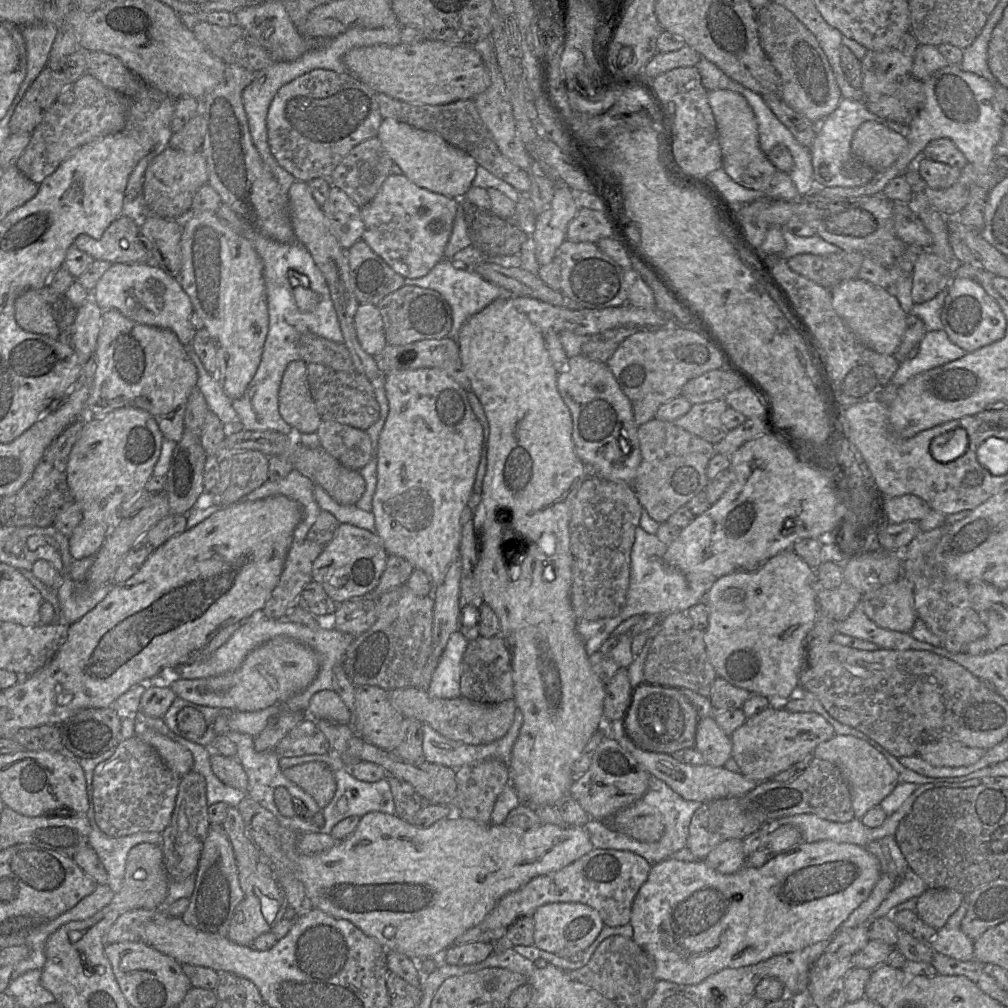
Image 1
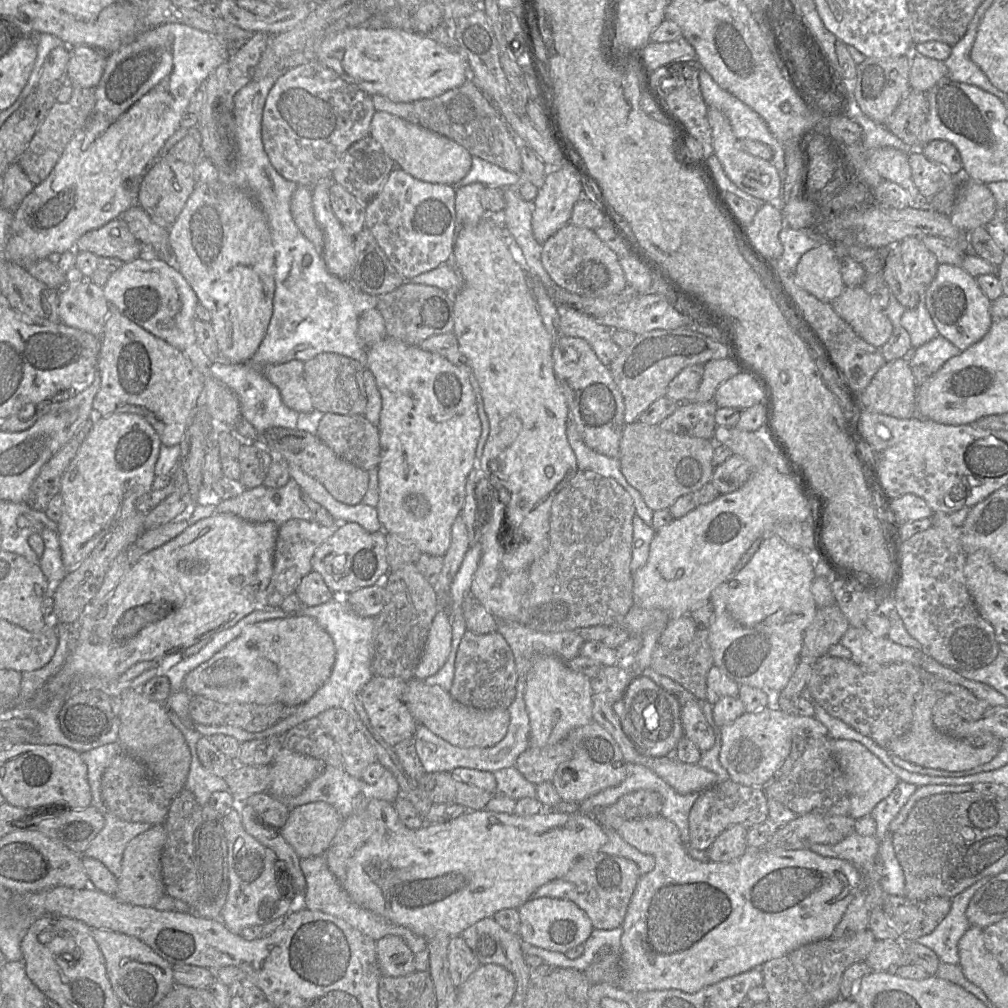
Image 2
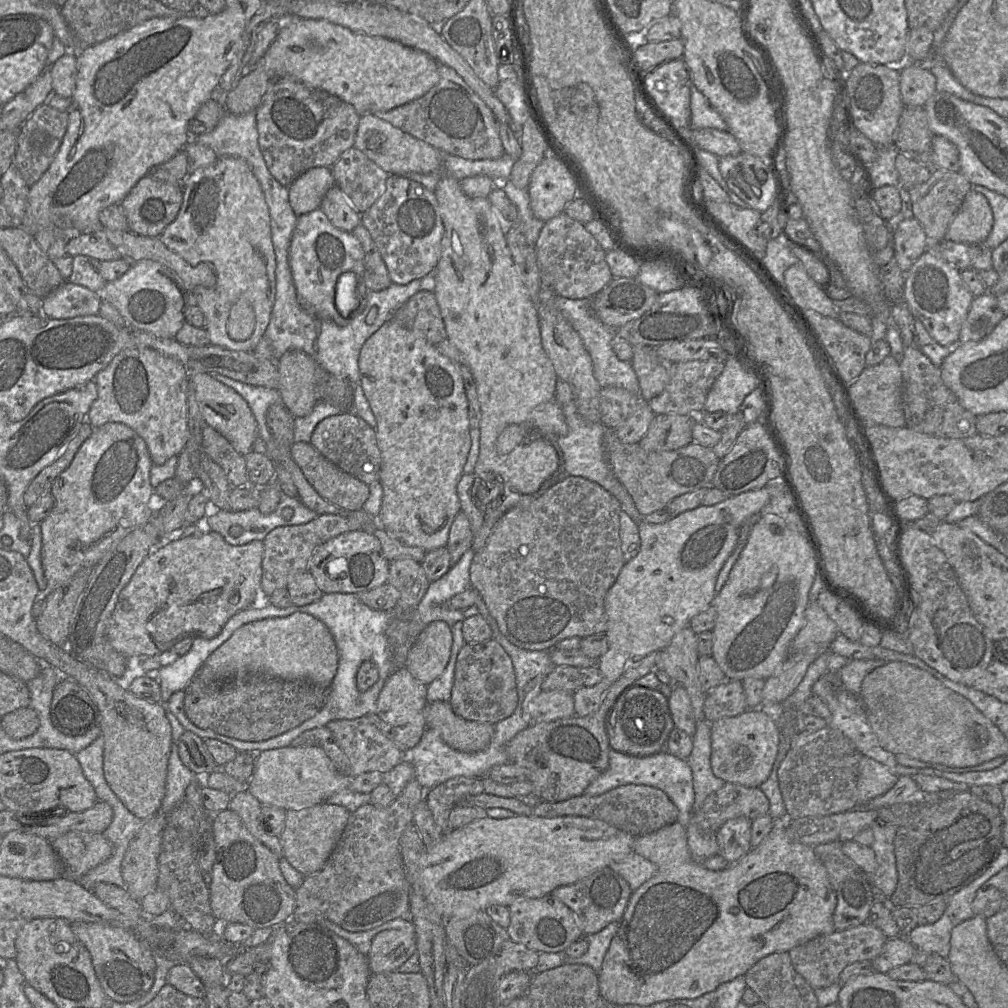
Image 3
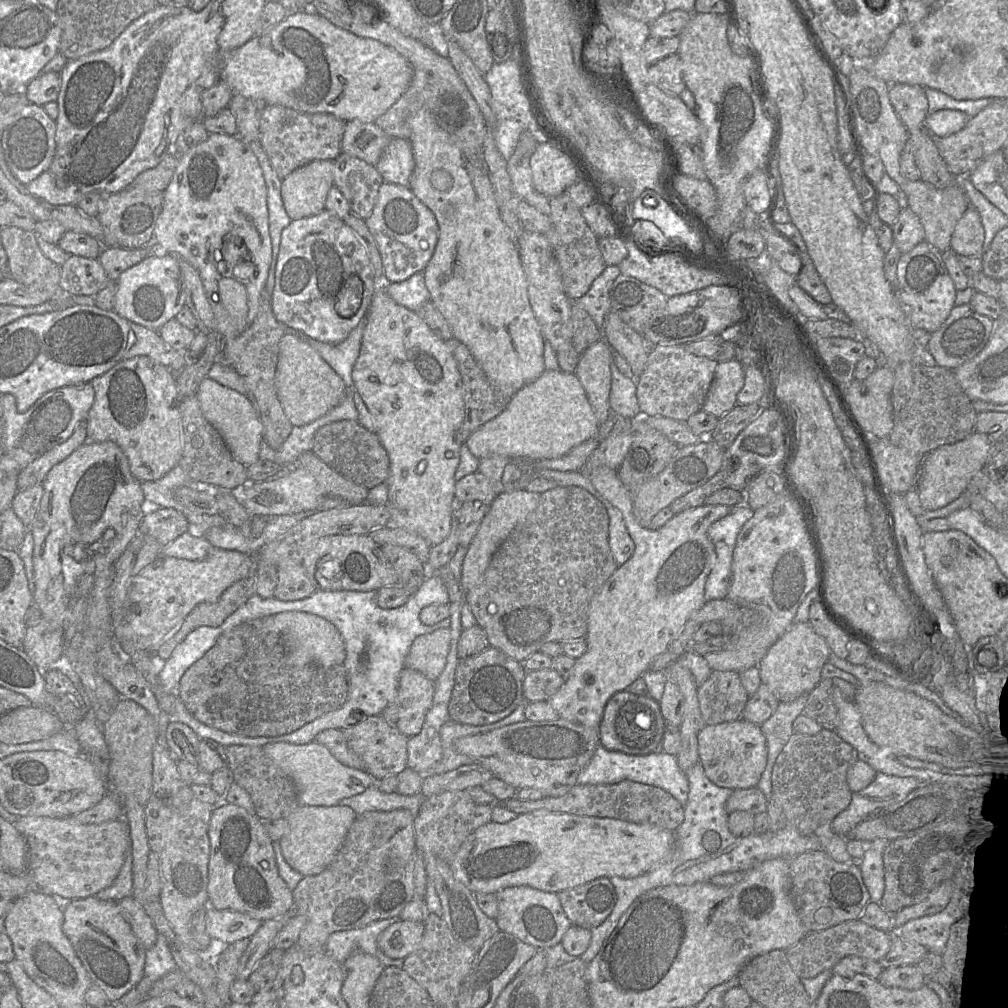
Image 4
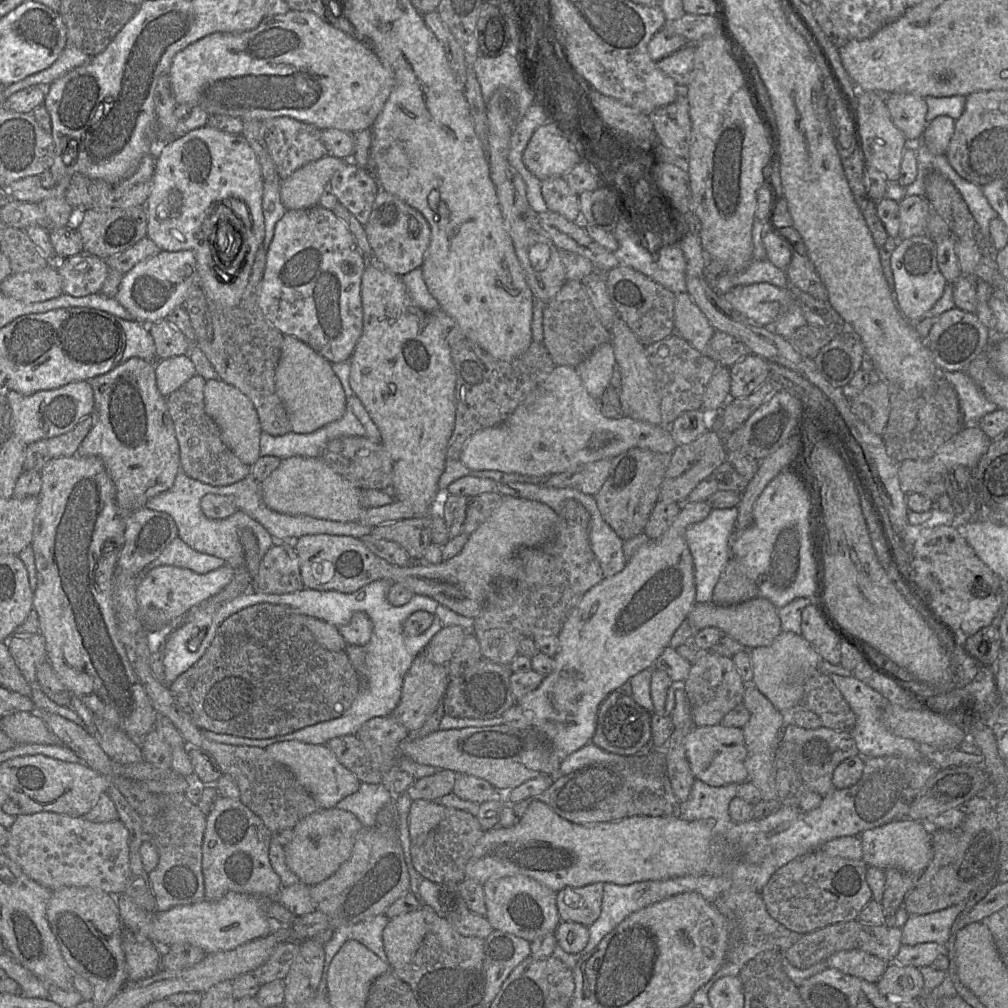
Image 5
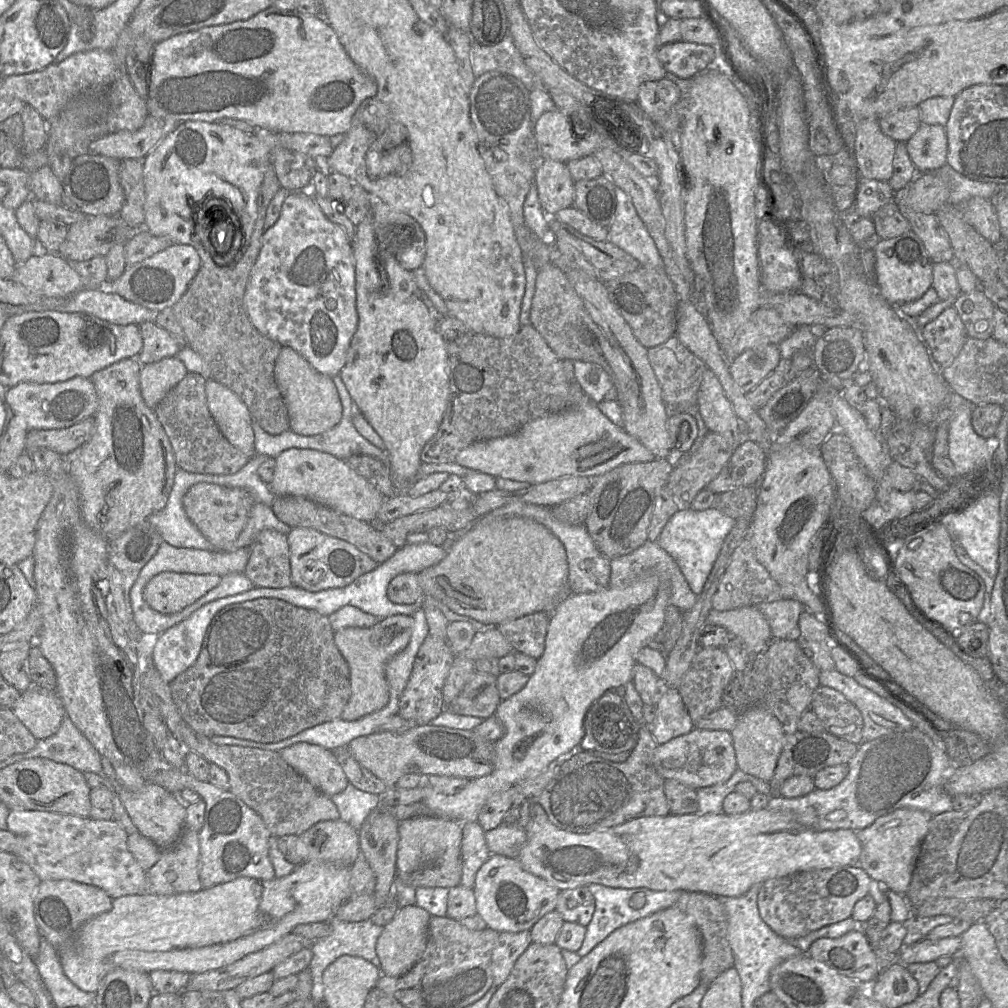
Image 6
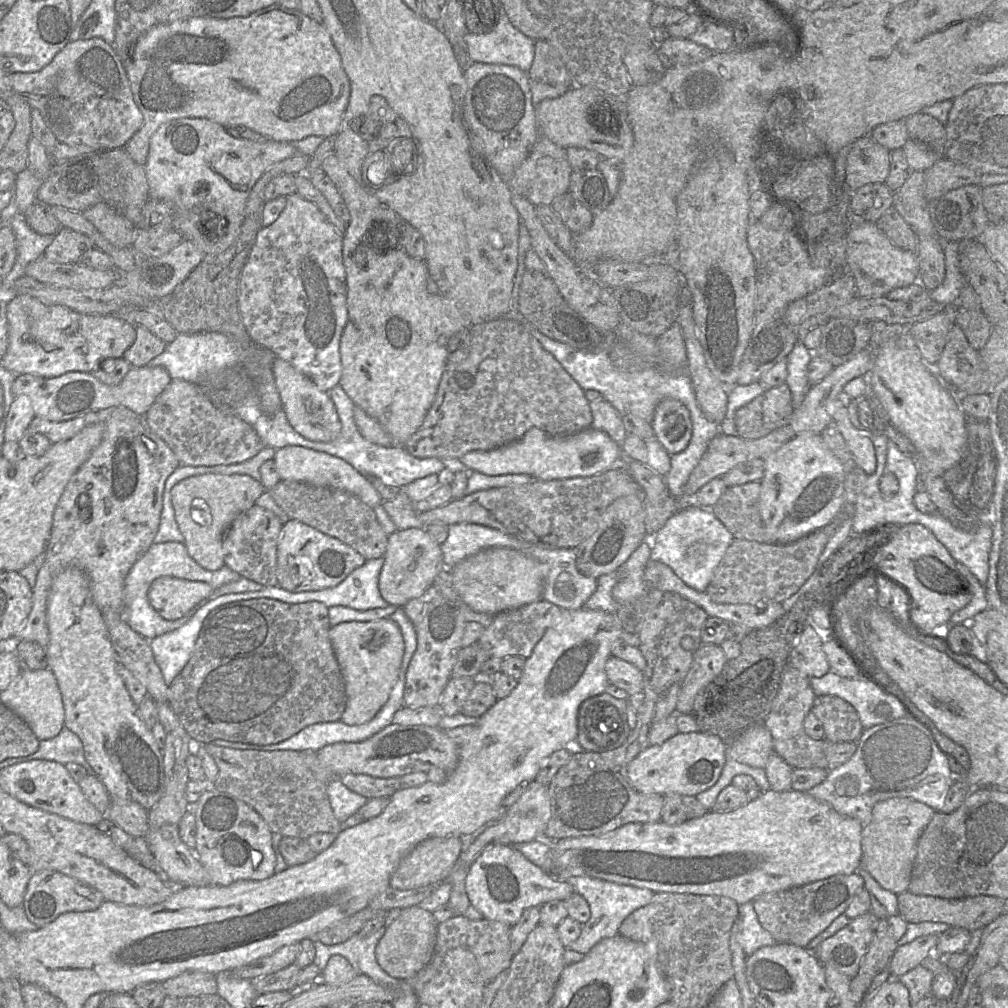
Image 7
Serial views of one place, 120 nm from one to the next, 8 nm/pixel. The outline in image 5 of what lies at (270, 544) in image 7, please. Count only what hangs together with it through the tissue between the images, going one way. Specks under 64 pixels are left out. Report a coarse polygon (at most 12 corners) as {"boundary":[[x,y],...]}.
{"boundary":[[292,542],[263,555],[253,591],[285,594],[304,588]]}

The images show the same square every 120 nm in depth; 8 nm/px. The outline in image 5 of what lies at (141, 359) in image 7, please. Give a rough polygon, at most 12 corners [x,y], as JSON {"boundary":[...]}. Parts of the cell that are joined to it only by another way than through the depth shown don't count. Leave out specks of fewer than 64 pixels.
{"boundary":[[168,321],[147,327],[157,360],[188,356],[189,340]]}

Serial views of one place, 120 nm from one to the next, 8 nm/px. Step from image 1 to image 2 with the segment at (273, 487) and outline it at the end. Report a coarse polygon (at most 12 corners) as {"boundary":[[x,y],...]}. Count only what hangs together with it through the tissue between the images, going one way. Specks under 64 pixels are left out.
{"boundary":[[295,480],[243,489],[215,513],[246,521],[312,520]]}

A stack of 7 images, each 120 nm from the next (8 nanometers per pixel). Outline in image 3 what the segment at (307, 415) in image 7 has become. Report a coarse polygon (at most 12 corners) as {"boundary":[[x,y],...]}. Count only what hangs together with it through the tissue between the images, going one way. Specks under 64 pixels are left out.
{"boundary":[[307,353],[277,360],[281,403],[294,417],[318,403],[322,368]]}

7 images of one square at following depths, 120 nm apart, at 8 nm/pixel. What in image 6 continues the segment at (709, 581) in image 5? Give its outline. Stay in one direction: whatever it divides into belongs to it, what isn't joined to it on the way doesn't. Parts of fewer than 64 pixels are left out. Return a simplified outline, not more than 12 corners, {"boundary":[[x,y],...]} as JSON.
{"boundary":[[682,507],[656,541],[701,594],[735,519]]}

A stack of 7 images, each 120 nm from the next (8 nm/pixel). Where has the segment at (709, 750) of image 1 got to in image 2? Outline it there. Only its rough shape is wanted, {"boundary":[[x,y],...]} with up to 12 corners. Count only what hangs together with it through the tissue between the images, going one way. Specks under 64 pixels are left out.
{"boundary":[[702,703],[681,706],[684,736],[700,751],[715,744]]}

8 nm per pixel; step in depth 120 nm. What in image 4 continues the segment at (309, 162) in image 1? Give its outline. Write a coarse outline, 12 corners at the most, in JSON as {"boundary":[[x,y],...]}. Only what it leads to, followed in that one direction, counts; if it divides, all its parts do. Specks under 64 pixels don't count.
{"boundary":[[280,105],[259,142],[280,179],[341,153],[346,122]]}

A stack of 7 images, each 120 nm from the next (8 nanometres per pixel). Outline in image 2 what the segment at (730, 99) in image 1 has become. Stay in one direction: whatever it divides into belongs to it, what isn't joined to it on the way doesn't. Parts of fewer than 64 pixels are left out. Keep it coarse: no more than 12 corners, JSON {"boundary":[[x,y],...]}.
{"boundary":[[708,108],[713,153],[742,192],[778,201],[771,161],[738,148],[727,117]]}

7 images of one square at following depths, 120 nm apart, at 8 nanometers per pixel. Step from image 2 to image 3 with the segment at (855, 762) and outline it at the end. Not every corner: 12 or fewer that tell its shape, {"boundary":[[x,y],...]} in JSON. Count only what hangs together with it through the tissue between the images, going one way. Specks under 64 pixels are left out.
{"boundary":[[862,756],[857,806],[887,793],[899,776]]}

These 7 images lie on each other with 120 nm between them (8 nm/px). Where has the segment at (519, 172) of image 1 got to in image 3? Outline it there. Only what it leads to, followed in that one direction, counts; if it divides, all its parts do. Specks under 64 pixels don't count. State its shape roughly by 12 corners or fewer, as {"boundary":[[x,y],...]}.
{"boundary":[[453,68],[373,114],[444,154],[502,157],[492,111]]}

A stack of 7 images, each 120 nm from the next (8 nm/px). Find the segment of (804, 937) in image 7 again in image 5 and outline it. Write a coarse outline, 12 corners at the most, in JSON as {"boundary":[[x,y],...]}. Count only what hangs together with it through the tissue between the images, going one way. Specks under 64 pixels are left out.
{"boundary":[[820,849],[778,869],[768,914],[806,935],[872,900],[862,860]]}

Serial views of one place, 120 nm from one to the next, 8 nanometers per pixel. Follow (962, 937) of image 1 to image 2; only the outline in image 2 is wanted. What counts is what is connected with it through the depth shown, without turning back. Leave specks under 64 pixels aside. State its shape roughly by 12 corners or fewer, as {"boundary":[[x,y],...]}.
{"boundary":[[996,875],[952,898],[947,915],[916,941],[944,963],[959,964],[958,942],[971,926],[966,911]]}

